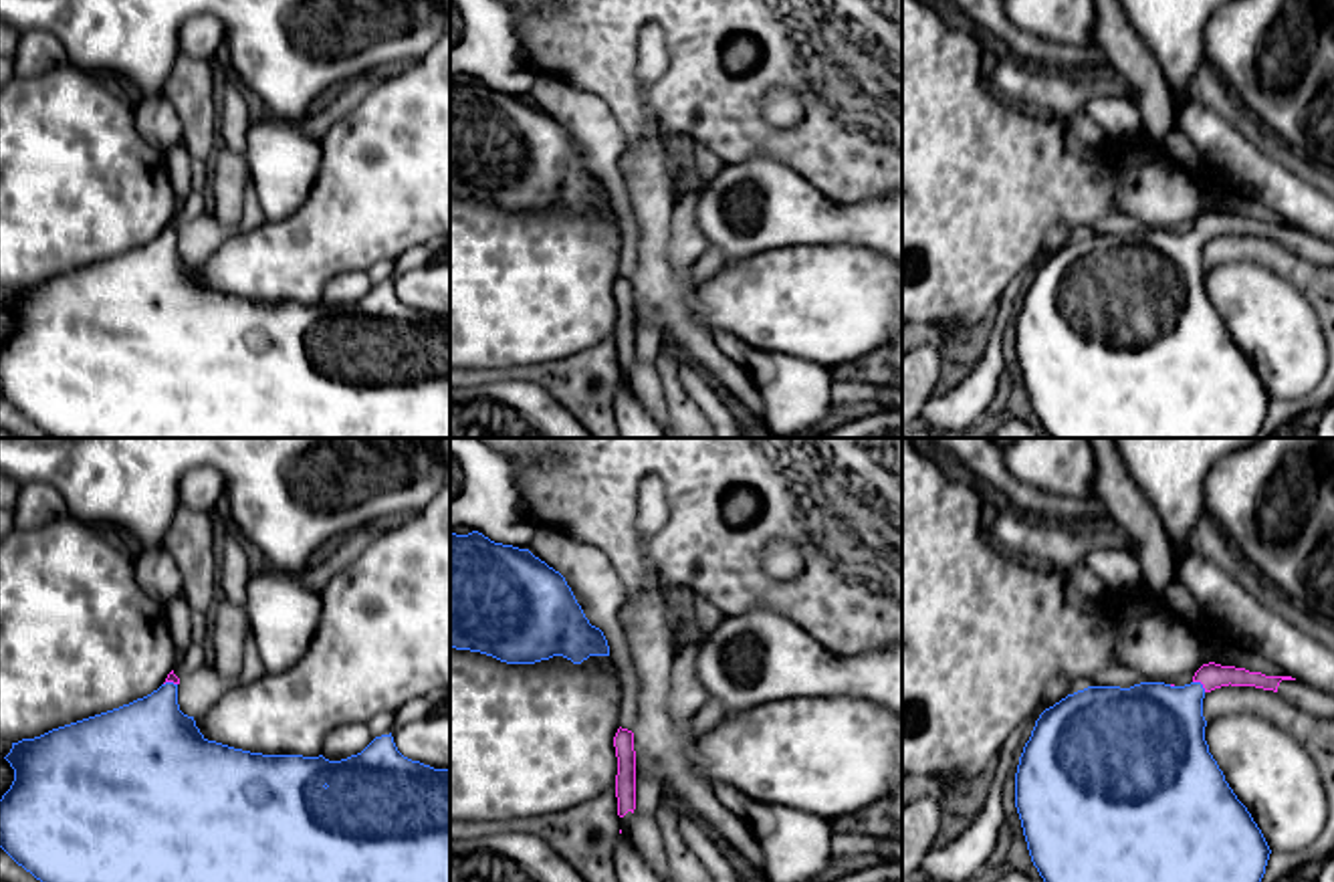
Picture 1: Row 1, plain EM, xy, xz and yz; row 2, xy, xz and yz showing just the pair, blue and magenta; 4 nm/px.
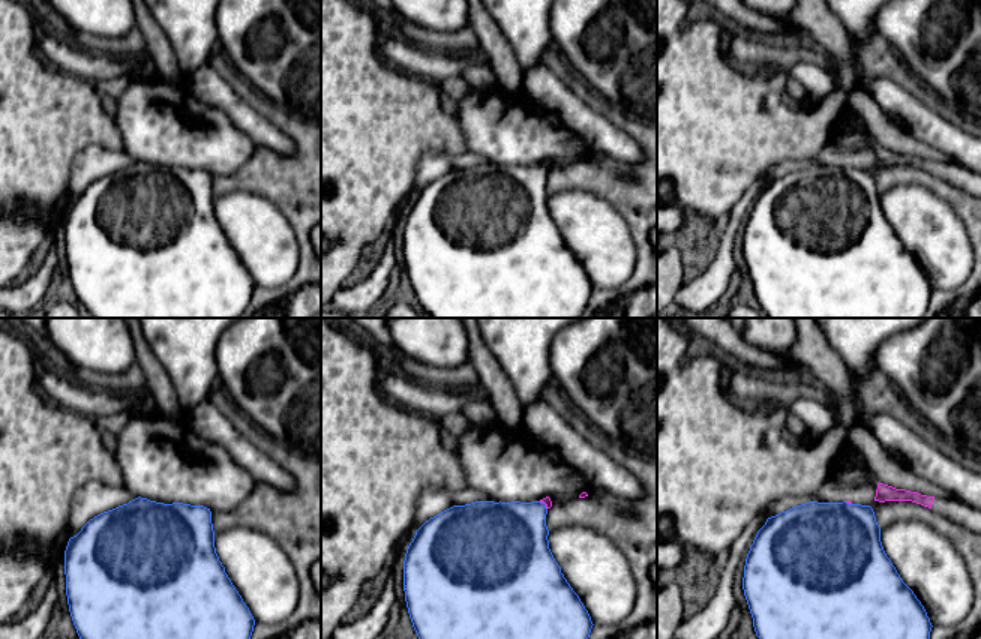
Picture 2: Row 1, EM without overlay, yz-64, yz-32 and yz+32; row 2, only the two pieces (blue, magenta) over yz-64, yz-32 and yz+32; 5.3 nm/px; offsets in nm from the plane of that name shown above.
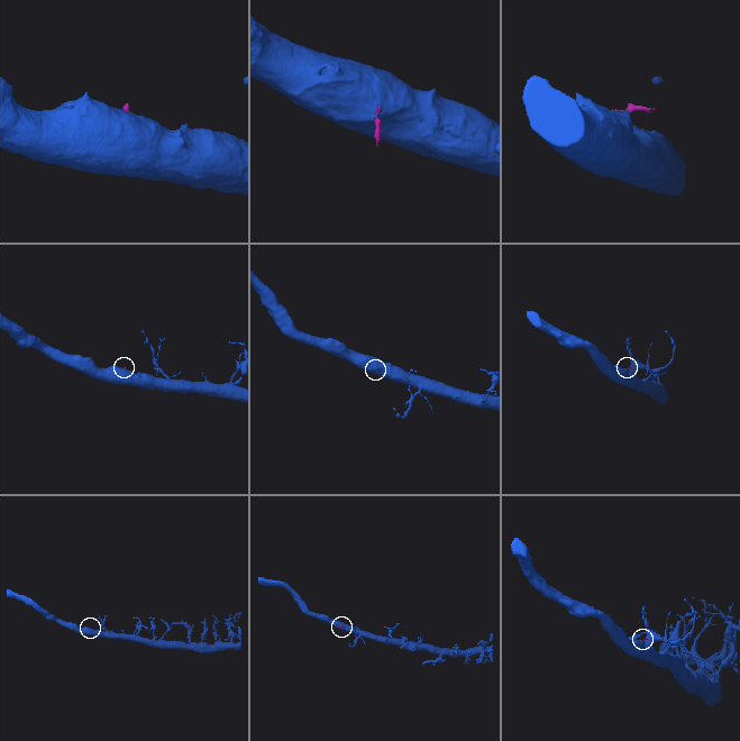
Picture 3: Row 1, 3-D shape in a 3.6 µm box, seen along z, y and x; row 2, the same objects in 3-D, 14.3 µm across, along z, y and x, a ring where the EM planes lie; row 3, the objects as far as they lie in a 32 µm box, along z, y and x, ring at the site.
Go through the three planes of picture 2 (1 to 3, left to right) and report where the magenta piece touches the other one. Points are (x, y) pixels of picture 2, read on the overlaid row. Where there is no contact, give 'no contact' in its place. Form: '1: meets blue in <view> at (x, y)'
1: no contact
2: meets blue in yz-32 at (545, 504)
3: meets blue in yz+32 at (846, 503)

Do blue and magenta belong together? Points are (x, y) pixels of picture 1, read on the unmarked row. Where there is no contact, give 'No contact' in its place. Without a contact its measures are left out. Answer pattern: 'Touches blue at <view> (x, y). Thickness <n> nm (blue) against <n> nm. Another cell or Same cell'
Touches blue at yz (1201, 233). Thickness 360 nm (blue) against 100 nm. Same cell

